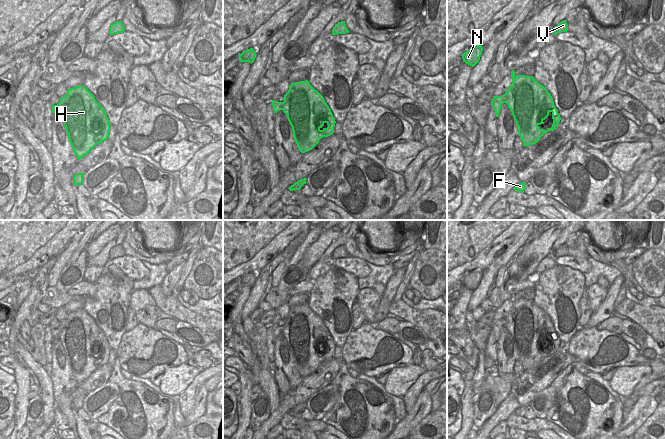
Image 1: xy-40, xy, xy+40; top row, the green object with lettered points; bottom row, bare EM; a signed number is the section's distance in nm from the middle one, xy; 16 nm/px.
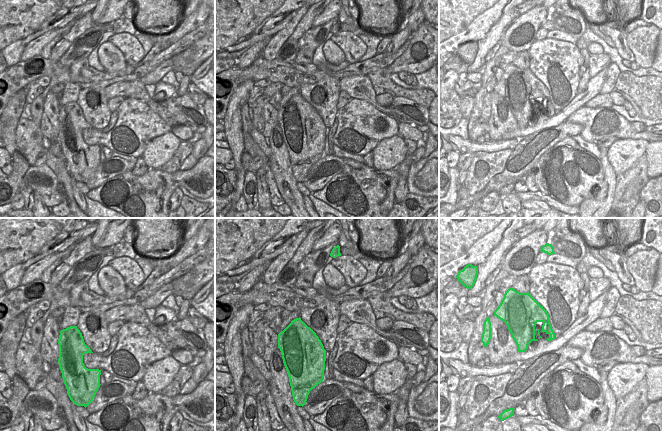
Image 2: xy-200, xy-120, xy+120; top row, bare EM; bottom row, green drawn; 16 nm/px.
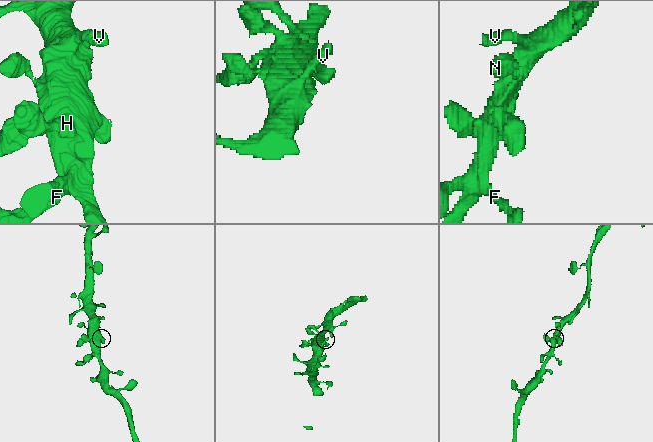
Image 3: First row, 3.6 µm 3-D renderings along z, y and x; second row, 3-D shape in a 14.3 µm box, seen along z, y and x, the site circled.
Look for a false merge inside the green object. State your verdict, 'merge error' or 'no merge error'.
no merge error

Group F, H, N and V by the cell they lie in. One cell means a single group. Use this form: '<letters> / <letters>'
F H N V

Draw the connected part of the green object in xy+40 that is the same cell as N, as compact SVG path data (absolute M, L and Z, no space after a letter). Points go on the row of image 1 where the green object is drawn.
M479 44L473 46L462 55L463 62L474 67L480 60L483 47Z

